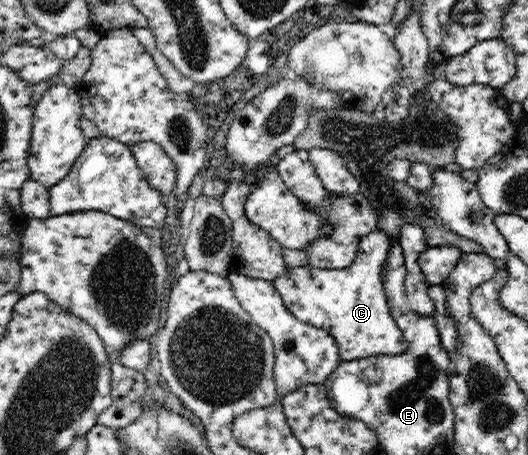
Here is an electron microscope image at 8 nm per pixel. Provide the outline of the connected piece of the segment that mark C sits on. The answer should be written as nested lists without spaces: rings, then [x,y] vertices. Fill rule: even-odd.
[[[374,230],[360,240],[358,256],[350,266],[338,270],[328,268],[312,268],[306,266],[290,267],[286,274],[274,280],[274,287],[282,297],[288,310],[300,322],[324,329],[336,341],[340,359],[354,361],[368,356],[398,356],[408,350],[402,331],[398,328],[394,317],[390,314],[387,296],[384,293],[384,277],[382,269],[388,260],[391,237],[383,230]]]

